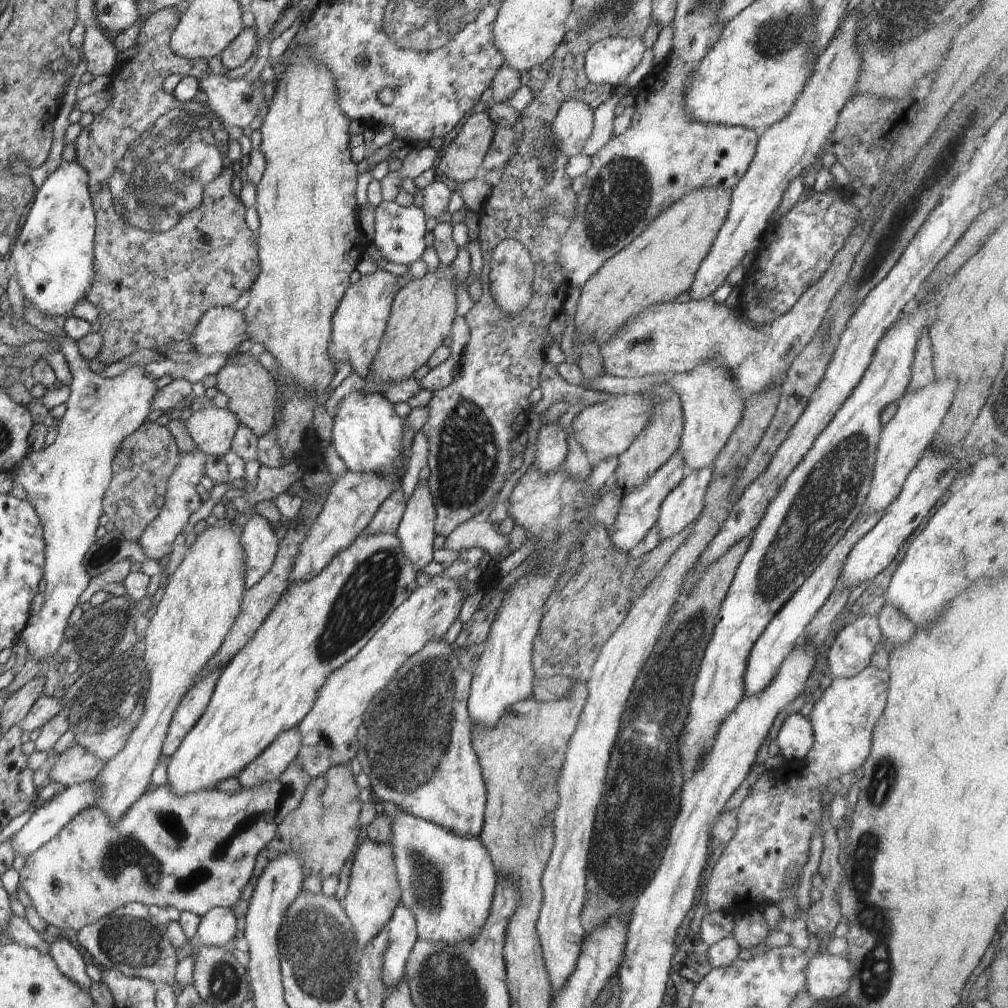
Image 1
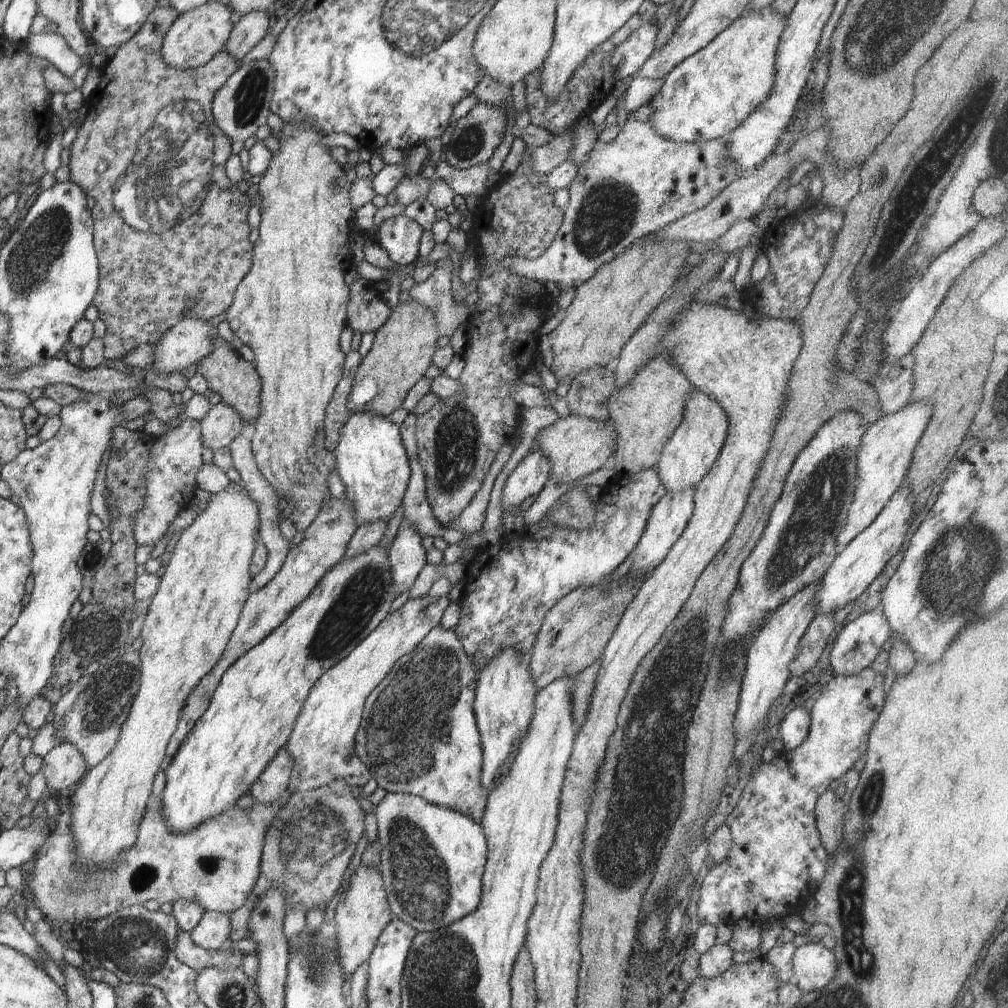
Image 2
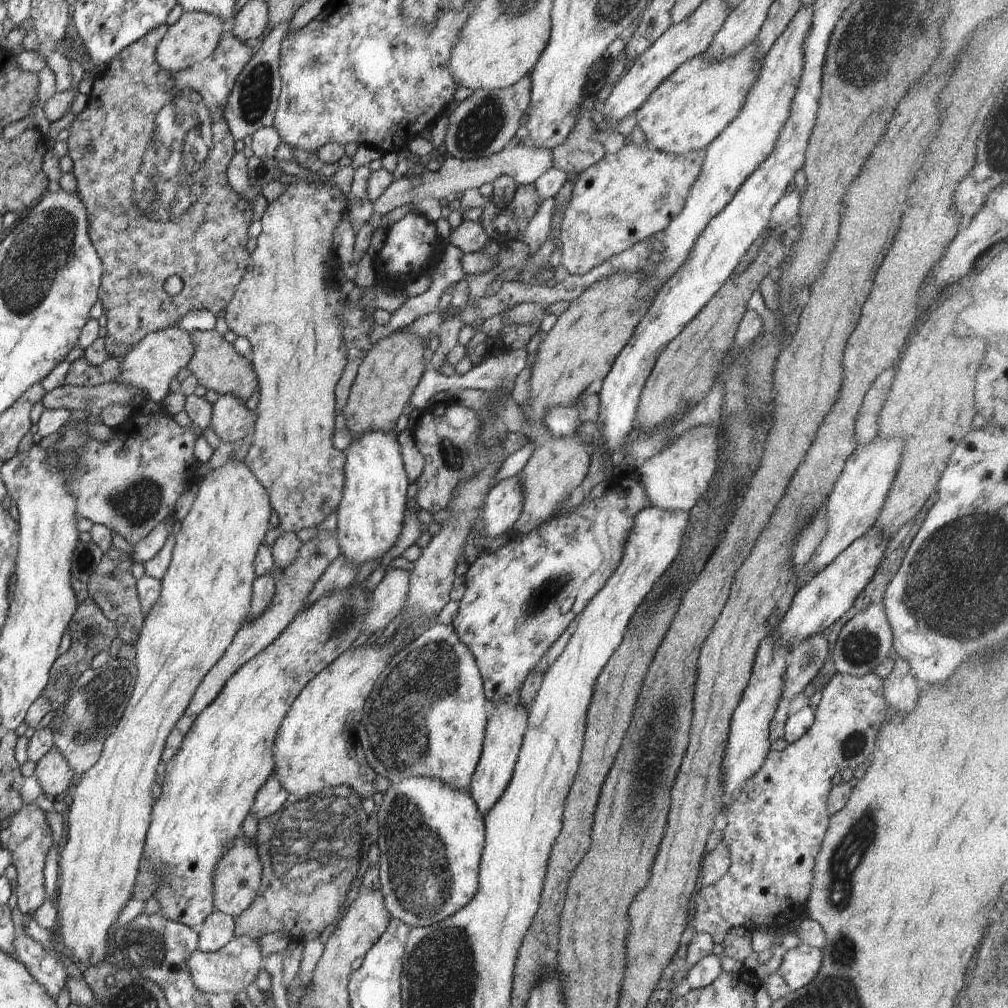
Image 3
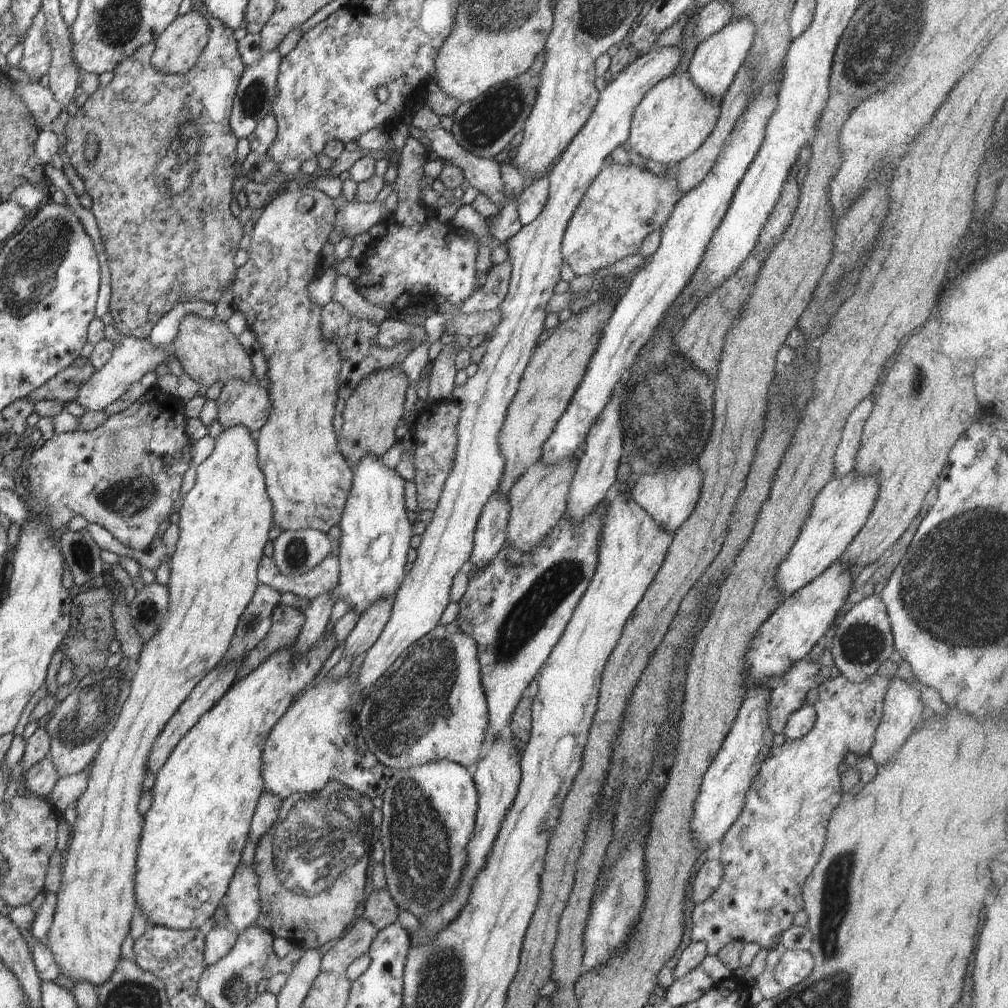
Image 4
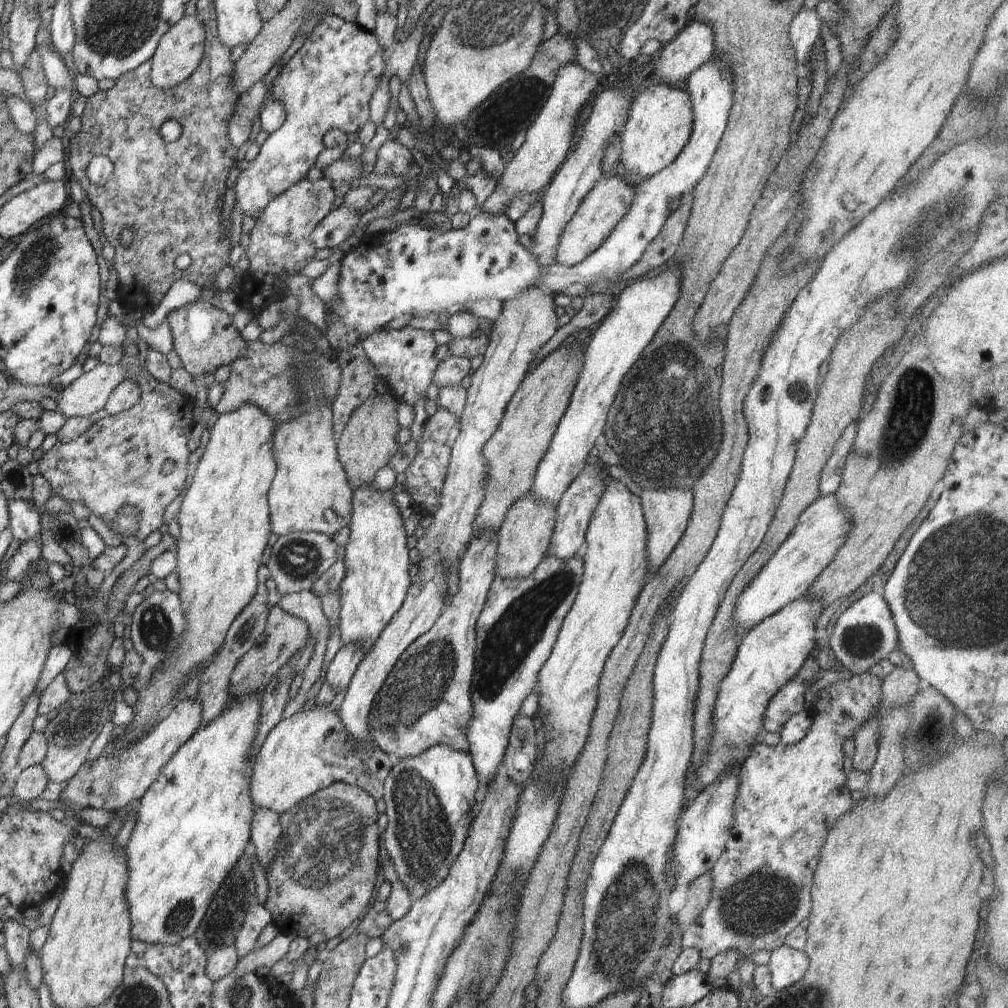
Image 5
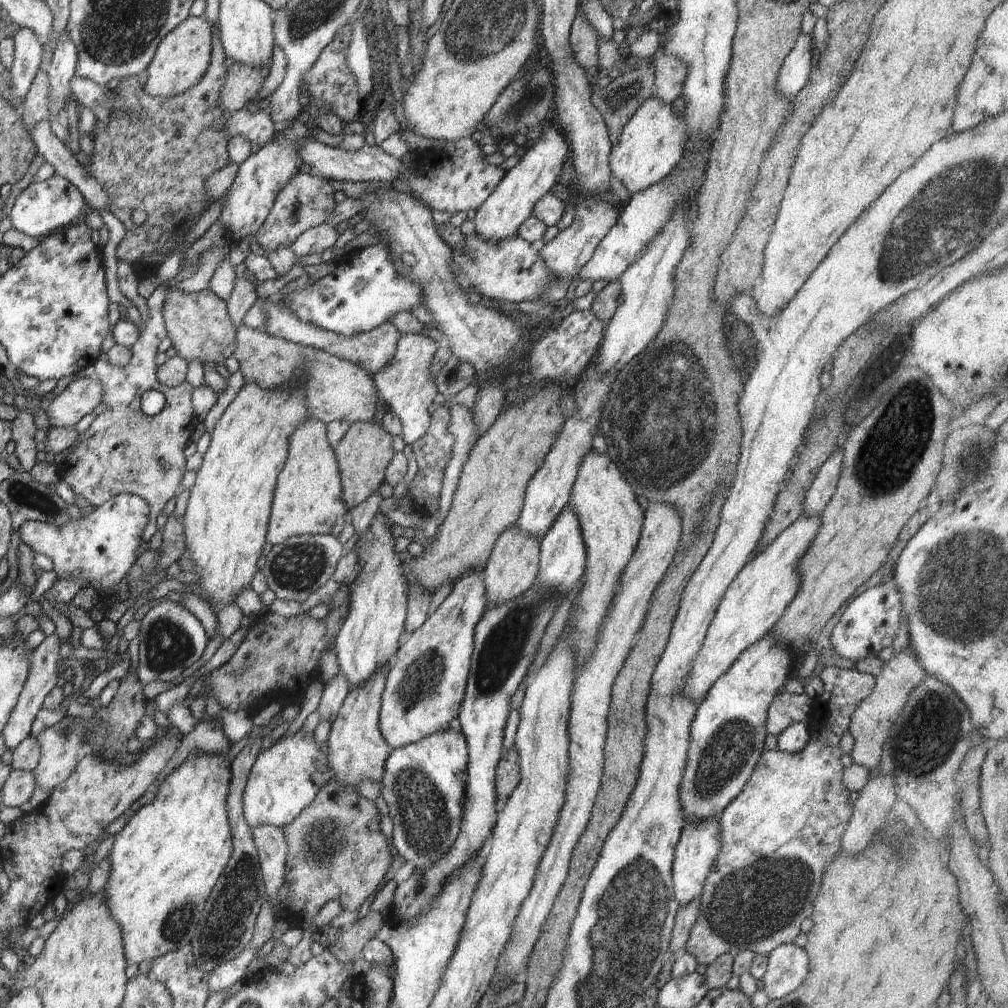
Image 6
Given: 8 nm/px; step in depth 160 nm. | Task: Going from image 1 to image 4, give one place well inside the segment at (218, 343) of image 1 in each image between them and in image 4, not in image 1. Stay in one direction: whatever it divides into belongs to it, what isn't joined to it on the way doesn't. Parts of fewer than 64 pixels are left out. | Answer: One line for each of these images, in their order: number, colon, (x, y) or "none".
2: (191, 340)
3: (159, 356)
4: (132, 358)

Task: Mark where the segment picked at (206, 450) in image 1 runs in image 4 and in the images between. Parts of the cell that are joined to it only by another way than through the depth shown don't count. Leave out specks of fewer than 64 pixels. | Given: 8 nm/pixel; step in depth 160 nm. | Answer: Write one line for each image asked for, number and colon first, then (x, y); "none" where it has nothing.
2: (221, 424)
3: (231, 420)
4: (247, 404)

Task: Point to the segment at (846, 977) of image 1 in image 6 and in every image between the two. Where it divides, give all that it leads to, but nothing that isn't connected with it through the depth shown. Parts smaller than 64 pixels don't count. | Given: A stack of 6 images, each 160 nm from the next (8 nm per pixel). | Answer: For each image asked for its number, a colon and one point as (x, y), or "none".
2: (814, 966)
3: (800, 965)
4: (794, 966)
5: (787, 965)
6: (787, 966)

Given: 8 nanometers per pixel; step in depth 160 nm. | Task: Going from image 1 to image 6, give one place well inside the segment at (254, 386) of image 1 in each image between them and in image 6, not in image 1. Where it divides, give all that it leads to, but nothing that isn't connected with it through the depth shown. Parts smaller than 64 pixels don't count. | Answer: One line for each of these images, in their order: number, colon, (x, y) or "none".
2: (236, 380)
3: (216, 365)
4: (208, 352)
5: (203, 336)
6: (198, 325)

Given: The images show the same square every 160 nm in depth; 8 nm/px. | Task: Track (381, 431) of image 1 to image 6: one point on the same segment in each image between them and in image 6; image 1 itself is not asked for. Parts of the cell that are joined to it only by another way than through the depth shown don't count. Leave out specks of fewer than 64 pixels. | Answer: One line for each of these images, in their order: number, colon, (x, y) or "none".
2: (372, 462)
3: (370, 513)
4: (376, 532)
5: (376, 580)
6: (369, 639)

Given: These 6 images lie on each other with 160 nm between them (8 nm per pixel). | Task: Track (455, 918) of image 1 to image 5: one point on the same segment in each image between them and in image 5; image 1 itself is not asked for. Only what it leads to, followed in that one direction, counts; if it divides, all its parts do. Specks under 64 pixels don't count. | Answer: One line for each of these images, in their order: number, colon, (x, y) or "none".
2: (432, 861)
3: (431, 837)
4: (428, 813)
5: (431, 800)

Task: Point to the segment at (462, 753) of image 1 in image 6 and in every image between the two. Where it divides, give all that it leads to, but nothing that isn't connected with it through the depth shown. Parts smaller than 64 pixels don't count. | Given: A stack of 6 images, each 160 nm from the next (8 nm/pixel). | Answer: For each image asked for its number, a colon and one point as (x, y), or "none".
2: (440, 758)
3: (425, 717)
4: (429, 706)
5: (425, 701)
6: (424, 690)

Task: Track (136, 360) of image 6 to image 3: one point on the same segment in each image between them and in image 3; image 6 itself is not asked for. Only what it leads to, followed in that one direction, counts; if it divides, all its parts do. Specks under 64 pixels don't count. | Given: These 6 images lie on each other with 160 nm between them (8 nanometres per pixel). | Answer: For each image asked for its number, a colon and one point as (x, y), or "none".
3: (130, 485)
4: (125, 475)
5: (117, 462)

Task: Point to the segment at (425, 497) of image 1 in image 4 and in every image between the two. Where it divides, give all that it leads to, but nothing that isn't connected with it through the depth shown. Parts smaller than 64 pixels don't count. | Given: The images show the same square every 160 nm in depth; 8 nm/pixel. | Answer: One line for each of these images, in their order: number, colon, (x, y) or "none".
2: (407, 557)
3: (389, 597)
4: (367, 630)

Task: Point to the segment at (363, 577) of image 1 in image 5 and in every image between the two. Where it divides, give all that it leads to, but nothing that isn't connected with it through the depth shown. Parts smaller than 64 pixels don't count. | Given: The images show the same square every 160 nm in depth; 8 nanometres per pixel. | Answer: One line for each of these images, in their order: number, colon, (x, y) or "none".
2: (251, 714)
3: (210, 784)
4: (204, 797)
5: (193, 824)

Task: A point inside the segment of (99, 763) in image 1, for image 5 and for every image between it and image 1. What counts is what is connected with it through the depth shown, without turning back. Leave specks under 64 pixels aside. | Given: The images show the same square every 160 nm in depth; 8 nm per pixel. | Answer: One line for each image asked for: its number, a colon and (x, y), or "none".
2: (63, 767)
3: (53, 771)
4: (40, 780)
5: (30, 784)

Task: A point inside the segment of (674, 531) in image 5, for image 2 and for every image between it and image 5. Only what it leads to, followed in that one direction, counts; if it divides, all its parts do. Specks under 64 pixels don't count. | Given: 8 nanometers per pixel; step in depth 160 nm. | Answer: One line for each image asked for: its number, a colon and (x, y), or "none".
2: (688, 456)
3: (675, 478)
4: (669, 497)

